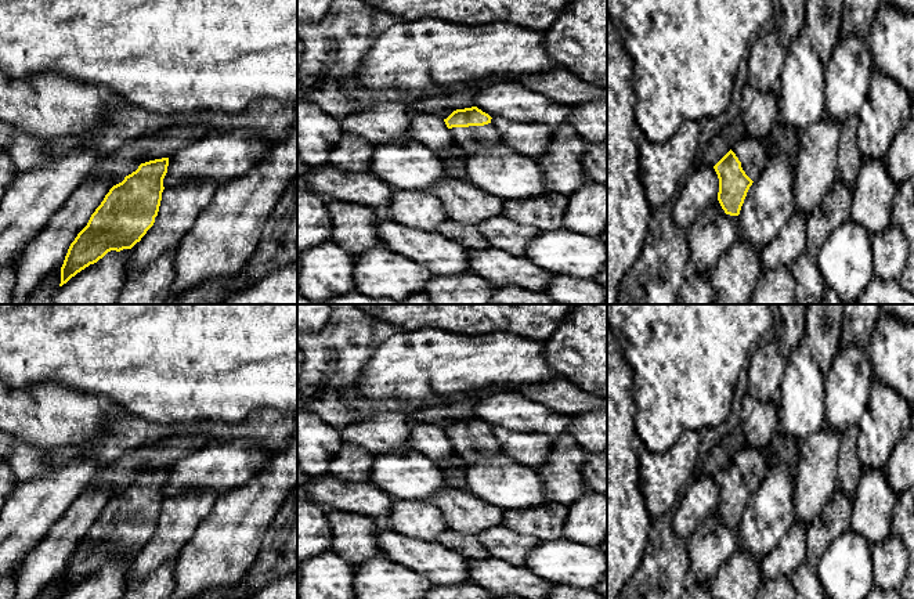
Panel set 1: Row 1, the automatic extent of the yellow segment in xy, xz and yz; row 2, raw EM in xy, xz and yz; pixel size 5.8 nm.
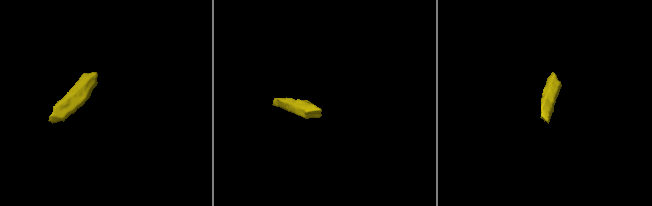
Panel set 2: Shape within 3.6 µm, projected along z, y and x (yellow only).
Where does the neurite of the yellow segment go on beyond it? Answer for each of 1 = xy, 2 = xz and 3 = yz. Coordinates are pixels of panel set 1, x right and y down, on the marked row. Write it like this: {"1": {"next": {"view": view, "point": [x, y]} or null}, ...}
{"1": {"next": null}, "2": {"next": {"view": "xz", "point": [473, 139]}}, "3": {"next": {"view": "yz", "point": [751, 152]}}}

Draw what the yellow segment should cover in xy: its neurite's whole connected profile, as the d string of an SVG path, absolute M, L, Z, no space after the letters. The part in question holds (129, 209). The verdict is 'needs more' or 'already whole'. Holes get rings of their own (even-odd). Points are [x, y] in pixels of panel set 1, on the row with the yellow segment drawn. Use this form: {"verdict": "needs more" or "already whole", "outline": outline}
{"verdict": "already whole", "outline": "M169 158L141 163L113 185L71 243L61 267L61 284L97 263L108 252L131 249L153 225Z"}

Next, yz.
{"verdict": "needs more", "outline": "M744 136L714 166L719 178L718 201L726 214L740 214L747 192L766 160L766 138Z"}

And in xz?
{"verdict": "needs more", "outline": "M472 107L454 111L444 122L455 144L470 155L503 144L491 119L488 113Z"}

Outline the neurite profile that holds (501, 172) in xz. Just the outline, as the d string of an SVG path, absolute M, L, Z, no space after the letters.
M505 144L470 154L466 170L470 184L503 201L534 199L549 191L537 160Z

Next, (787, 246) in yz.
M795 213L780 234L762 249L762 270L791 266L805 250L808 216Z

